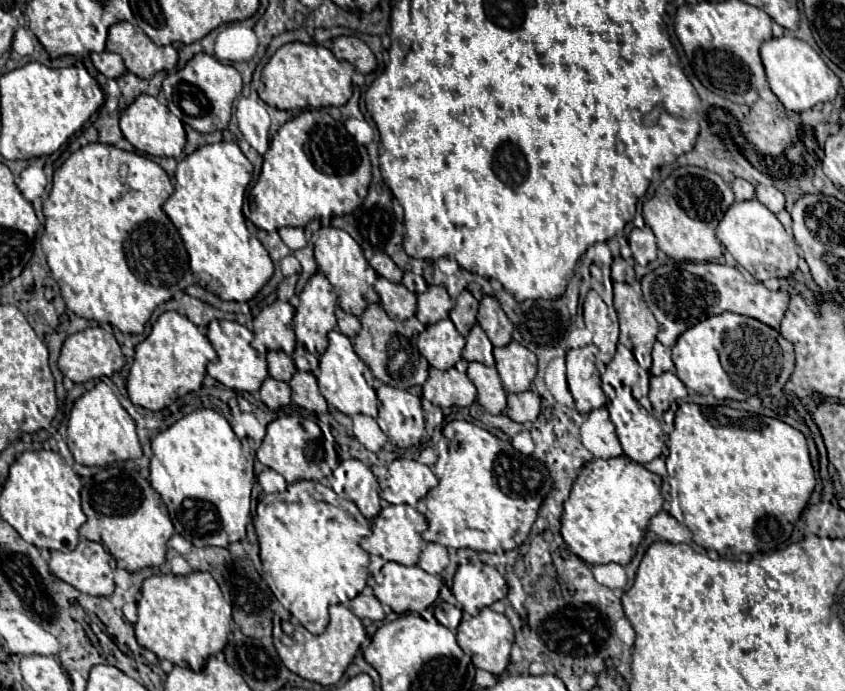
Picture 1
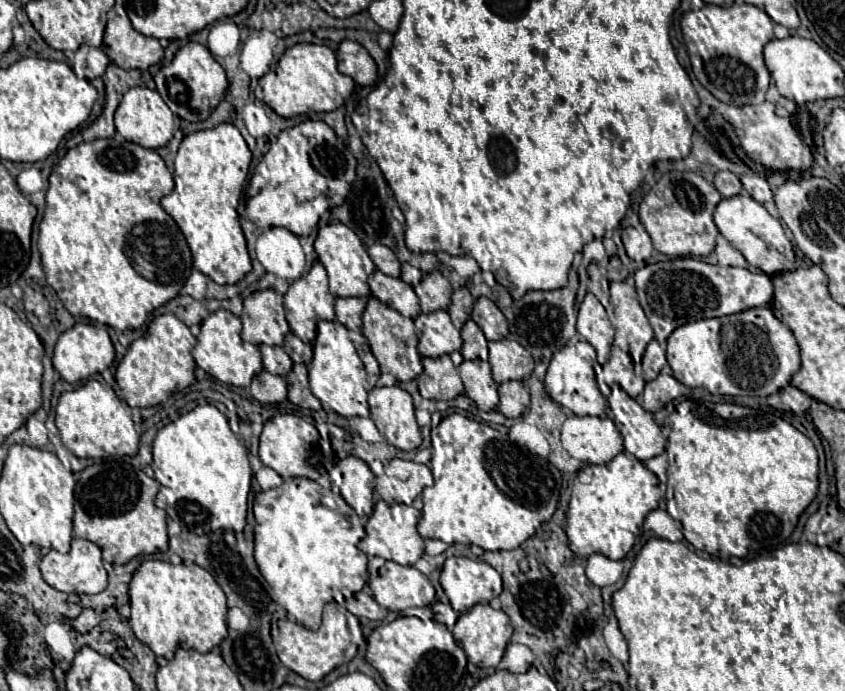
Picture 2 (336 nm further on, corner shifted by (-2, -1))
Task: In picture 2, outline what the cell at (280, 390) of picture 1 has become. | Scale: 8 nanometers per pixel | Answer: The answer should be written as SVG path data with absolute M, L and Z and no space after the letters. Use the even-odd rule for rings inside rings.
M262 370L258 376L252 378L250 394L262 404L278 404L286 400L286 380L282 376L274 376Z

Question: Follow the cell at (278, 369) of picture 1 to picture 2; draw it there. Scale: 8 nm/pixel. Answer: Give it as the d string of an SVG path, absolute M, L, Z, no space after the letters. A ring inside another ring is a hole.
M262 344L262 346L260 346L260 352L262 352L264 368L266 368L270 374L286 376L286 374L292 370L292 360L290 360L290 356L288 356L280 346Z

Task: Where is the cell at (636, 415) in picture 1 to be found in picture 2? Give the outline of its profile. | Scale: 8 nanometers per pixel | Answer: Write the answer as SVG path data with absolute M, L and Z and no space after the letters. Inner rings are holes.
M612 384L609 388L612 388L612 394L606 400L612 410L614 424L624 438L624 450L640 462L662 454L666 440L652 414L630 398L618 384Z

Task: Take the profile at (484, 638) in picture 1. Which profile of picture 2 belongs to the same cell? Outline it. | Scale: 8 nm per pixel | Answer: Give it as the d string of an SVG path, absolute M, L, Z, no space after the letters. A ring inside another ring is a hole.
M478 604L470 612L462 614L452 630L454 640L466 652L468 660L480 668L496 668L504 656L508 640L512 636L512 624L502 610L494 610L490 604Z

